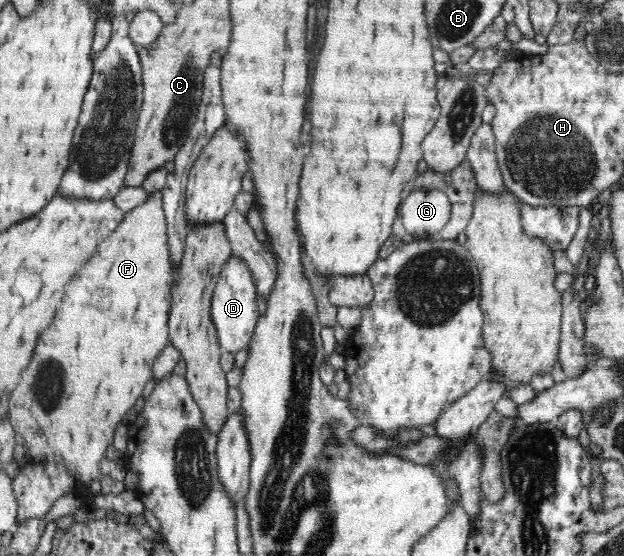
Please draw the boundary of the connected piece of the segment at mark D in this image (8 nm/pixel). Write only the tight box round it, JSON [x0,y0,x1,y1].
[211,254,260,353]

